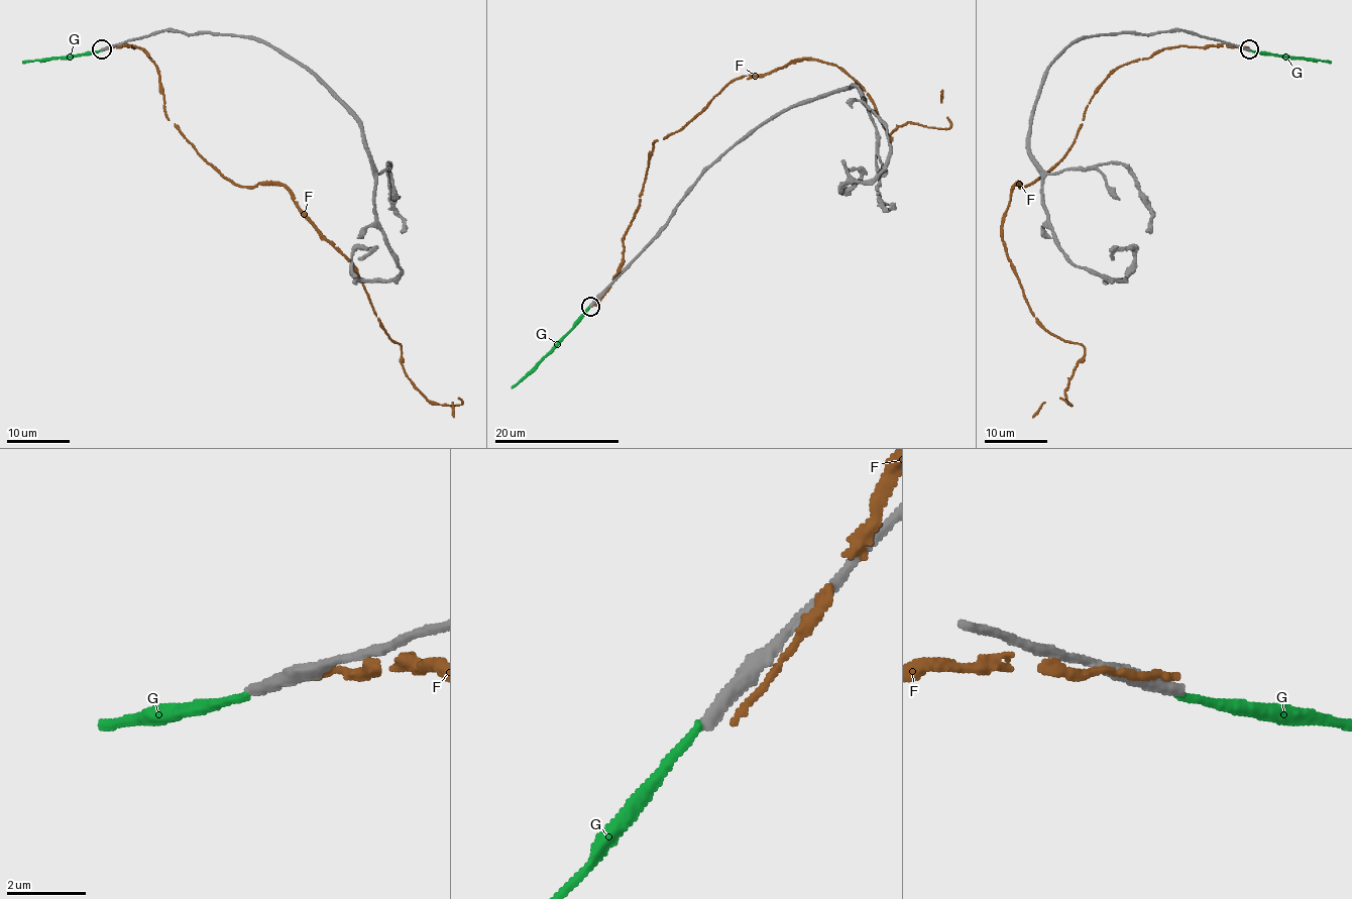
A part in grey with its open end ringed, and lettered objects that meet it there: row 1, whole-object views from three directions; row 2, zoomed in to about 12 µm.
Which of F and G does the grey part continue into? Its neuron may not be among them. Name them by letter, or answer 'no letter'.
no letter

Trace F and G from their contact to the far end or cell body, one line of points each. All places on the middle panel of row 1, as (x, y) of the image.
F: (600, 298), (655, 141), (729, 82), (833, 64), (890, 141), (908, 123), (947, 129), (942, 90)
G: (590, 306), (511, 387)

